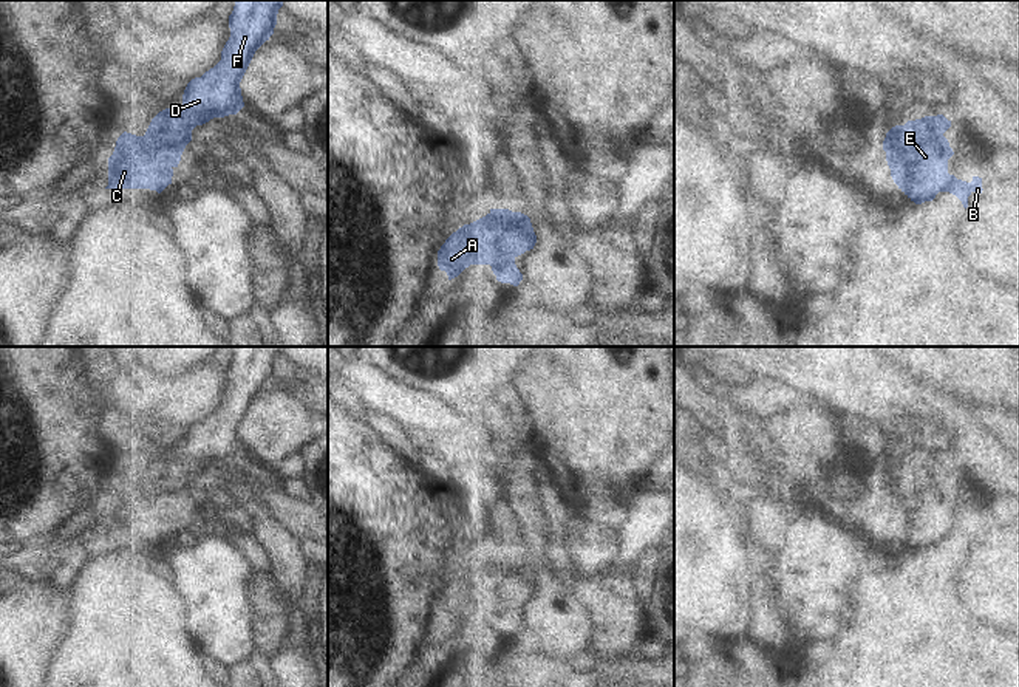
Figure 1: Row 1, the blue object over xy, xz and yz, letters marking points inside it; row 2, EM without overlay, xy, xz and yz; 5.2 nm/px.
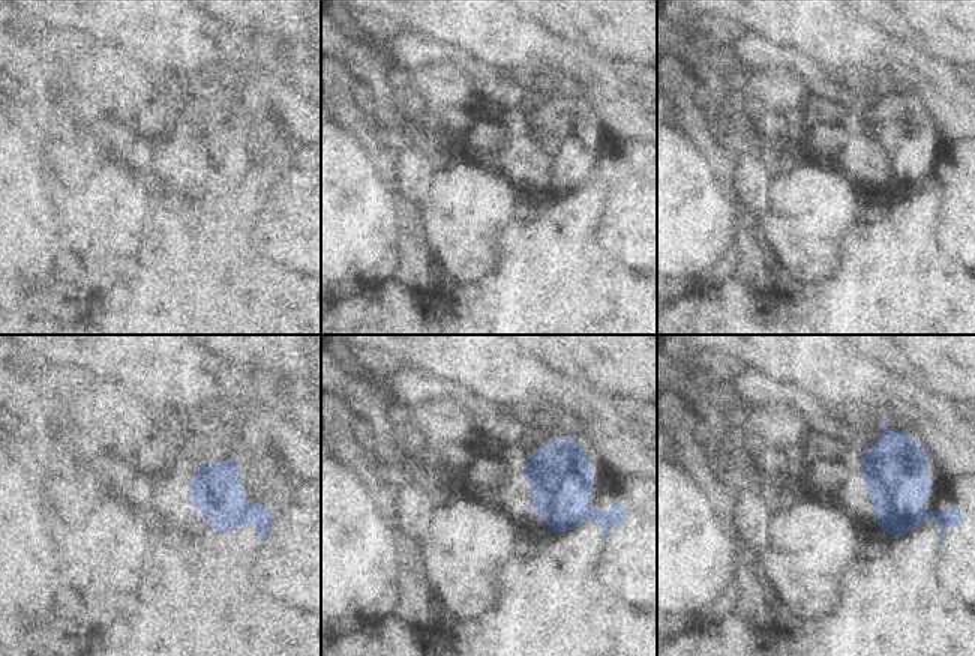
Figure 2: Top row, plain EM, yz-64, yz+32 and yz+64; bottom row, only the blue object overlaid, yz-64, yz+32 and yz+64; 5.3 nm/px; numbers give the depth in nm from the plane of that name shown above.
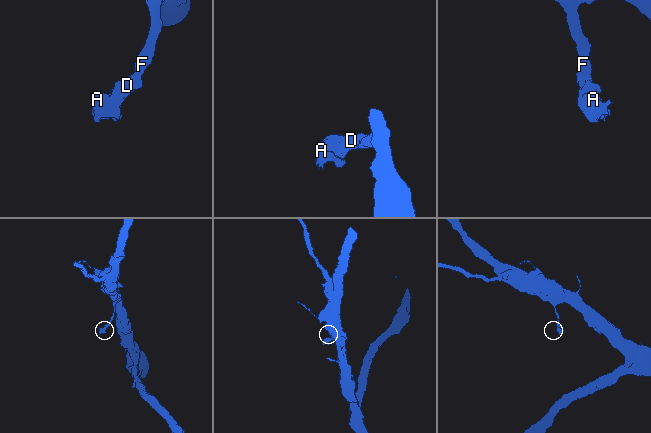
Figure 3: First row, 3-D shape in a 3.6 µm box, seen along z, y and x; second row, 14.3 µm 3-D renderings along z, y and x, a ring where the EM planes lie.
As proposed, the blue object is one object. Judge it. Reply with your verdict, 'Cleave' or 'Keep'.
Keep.

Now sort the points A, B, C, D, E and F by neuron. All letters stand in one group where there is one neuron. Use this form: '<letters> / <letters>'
A B C D E F

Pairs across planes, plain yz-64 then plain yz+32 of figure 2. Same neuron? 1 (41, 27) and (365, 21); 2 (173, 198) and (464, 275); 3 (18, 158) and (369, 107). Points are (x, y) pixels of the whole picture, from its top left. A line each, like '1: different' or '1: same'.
1: different
2: different
3: different

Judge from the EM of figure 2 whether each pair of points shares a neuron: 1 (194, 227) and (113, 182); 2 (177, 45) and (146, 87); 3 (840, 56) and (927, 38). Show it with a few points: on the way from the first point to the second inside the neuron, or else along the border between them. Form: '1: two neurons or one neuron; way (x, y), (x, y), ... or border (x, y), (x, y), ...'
1: two neurons; border (152, 173), (158, 207), (143, 230), (144, 240)
2: two neurons; border (140, 56), (144, 60), (170, 65), (174, 69)
3: two neurons; border (911, 47), (915, 53), (923, 51), (929, 59)

